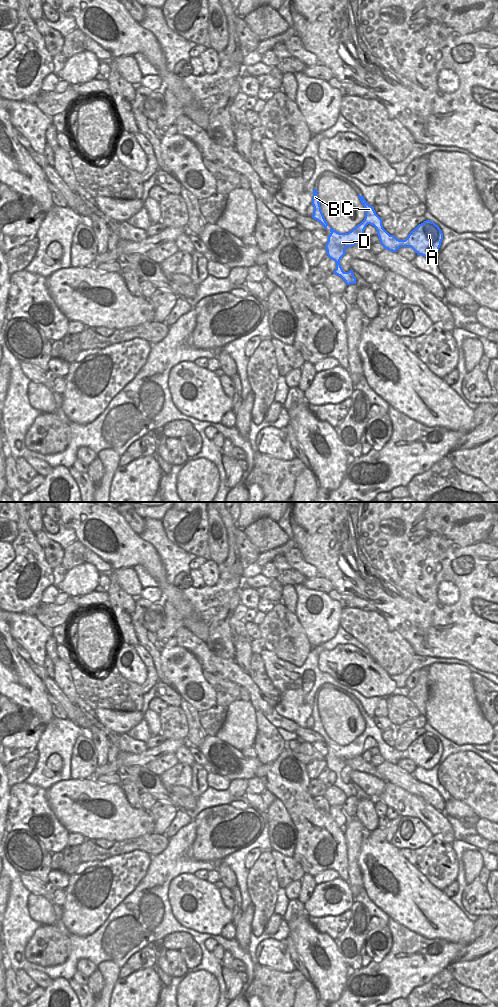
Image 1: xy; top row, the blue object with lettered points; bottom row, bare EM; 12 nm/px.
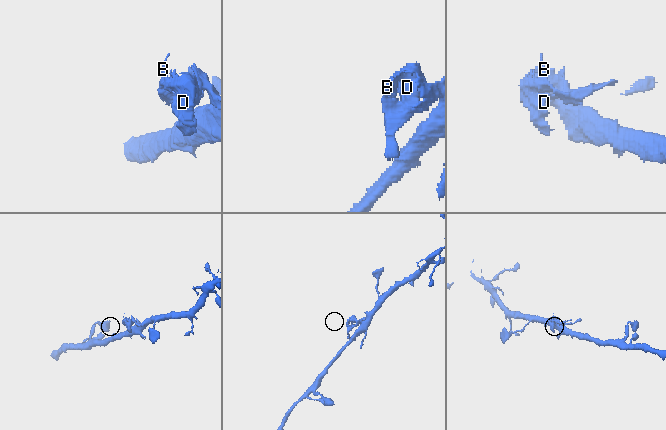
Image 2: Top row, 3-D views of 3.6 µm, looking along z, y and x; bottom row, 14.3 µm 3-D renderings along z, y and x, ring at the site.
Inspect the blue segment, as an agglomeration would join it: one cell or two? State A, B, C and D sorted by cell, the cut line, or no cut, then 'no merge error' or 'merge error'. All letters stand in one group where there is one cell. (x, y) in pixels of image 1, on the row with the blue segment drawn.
A / B C D | xy (383, 228), (377, 232) | merge error

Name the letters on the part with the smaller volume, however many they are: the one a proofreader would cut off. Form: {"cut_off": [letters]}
{"cut_off": ["B", "C", "D"]}

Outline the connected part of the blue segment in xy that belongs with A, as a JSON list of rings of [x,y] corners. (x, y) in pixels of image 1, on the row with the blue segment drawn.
[[[430,220],[419,224],[405,240],[397,239],[384,228],[379,229],[377,235],[384,249],[397,252],[400,247],[411,247],[417,255],[424,257],[432,257],[439,250],[443,240],[441,229]]]

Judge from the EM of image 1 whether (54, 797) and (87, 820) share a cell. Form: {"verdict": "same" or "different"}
{"verdict": "same"}

